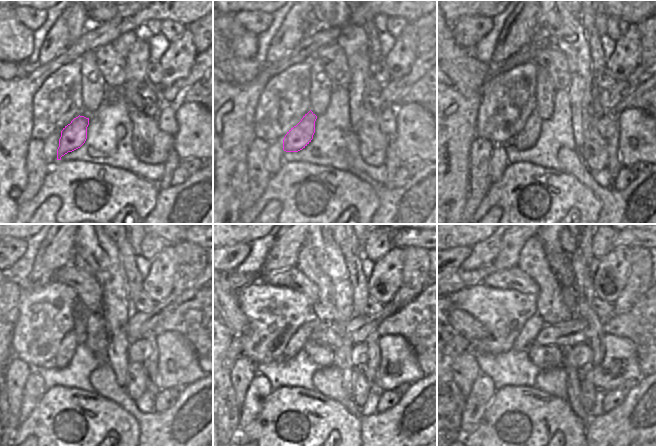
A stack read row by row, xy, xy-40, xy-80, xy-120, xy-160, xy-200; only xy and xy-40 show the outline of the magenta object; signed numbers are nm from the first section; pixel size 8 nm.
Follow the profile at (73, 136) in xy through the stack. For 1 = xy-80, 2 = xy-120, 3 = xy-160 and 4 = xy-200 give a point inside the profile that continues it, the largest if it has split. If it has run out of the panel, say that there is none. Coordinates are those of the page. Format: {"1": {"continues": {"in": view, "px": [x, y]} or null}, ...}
{"1": {"continues": {"in": "xy-80", "px": [529, 134]}}, "2": {"continues": {"in": "xy-120", "px": [68, 345]}}, "3": {"continues": {"in": "xy-160", "px": [303, 334]}}, "4": {"continues": {"in": "xy-200", "px": [529, 331]}}}

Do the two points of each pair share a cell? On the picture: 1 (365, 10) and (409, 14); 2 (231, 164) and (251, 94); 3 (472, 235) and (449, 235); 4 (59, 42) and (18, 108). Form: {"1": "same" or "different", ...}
{"1": "same", "2": "same", "3": "same", "4": "different"}

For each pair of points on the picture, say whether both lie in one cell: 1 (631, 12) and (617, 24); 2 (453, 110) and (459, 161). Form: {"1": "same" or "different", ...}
{"1": "different", "2": "same"}

